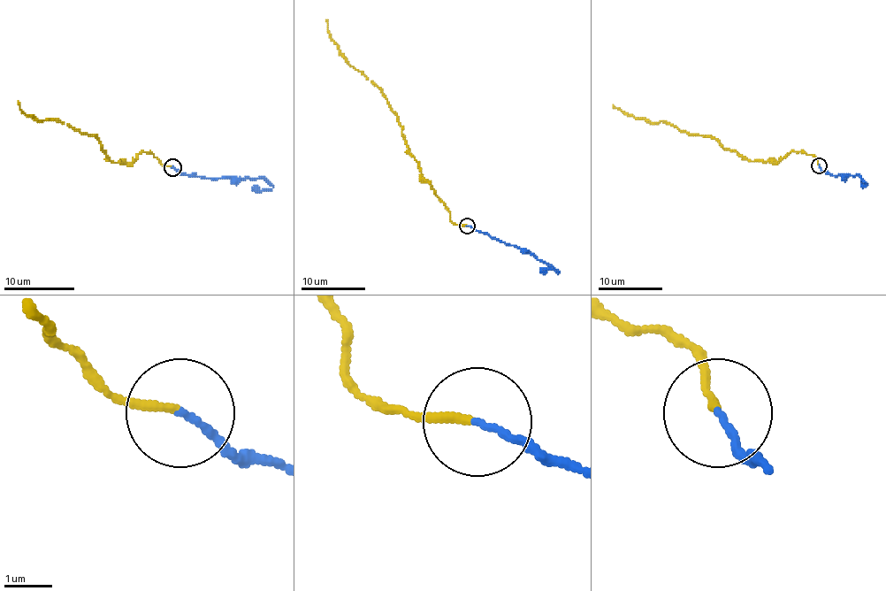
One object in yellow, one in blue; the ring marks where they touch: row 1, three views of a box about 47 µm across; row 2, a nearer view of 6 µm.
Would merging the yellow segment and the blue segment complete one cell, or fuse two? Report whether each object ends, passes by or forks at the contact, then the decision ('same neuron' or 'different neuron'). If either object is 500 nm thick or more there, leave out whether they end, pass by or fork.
yellow ends | blue ends | different neuron

